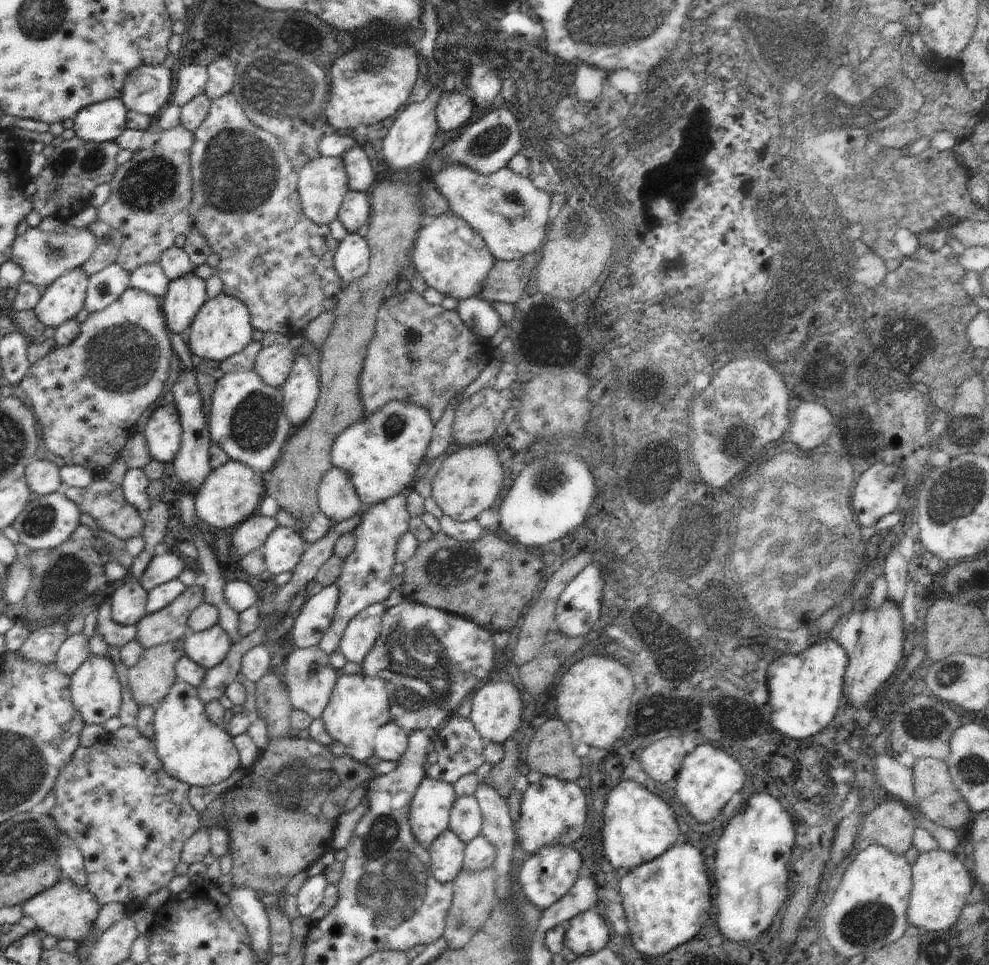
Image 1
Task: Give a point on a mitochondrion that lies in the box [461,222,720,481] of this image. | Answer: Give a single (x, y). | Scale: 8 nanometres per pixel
(634, 387)

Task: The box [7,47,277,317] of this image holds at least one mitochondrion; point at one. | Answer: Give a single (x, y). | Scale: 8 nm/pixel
(151, 181)

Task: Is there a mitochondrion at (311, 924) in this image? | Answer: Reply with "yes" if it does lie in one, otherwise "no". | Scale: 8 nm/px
no

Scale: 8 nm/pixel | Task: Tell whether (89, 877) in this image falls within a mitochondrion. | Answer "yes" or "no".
no

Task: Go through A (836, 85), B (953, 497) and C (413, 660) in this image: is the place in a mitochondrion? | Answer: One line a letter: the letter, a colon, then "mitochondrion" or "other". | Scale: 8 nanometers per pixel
A: mitochondrion
B: mitochondrion
C: mitochondrion

